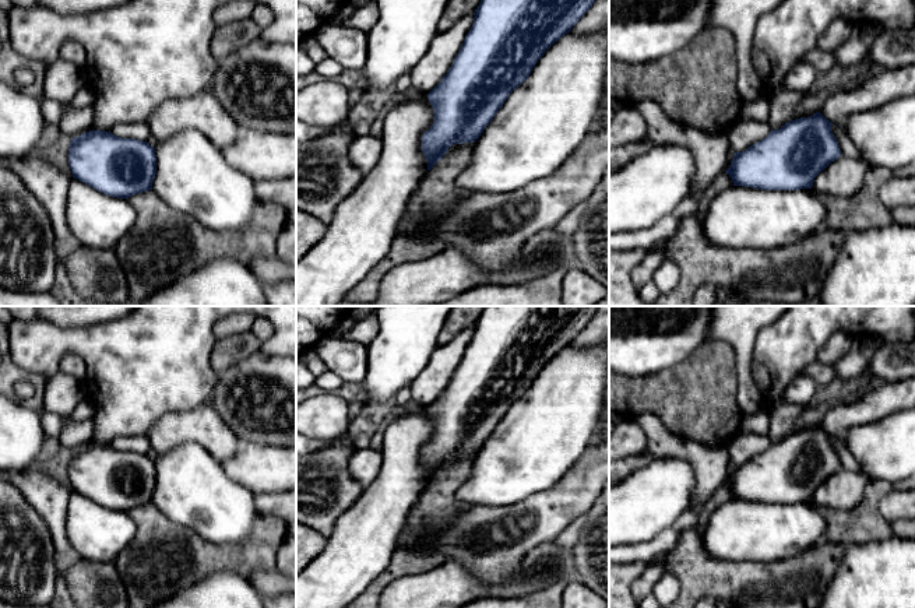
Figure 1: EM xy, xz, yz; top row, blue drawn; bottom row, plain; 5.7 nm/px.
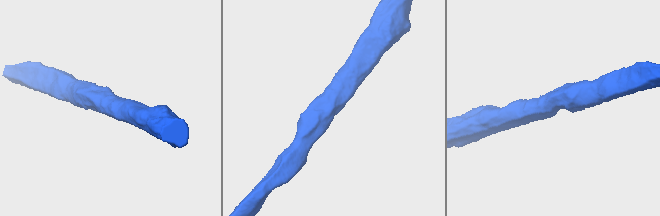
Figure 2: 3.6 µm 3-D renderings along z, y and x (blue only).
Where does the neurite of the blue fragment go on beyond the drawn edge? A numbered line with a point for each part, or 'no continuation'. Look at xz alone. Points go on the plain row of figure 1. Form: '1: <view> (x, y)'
no continuation

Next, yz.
1: yz (739, 530)

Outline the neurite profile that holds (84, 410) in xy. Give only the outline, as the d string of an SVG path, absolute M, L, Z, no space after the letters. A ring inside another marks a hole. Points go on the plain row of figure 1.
M85 397L77 404L70 418L73 421L84 421L84 419L92 418L94 412L95 412L95 408L92 401L88 397Z

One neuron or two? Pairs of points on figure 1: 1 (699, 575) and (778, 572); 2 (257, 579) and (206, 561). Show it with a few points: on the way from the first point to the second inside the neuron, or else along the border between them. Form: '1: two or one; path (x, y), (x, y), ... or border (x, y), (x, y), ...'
1: one; path (718, 576), (759, 576)
2: two; border (274, 566), (266, 570), (254, 570), (247, 577)

